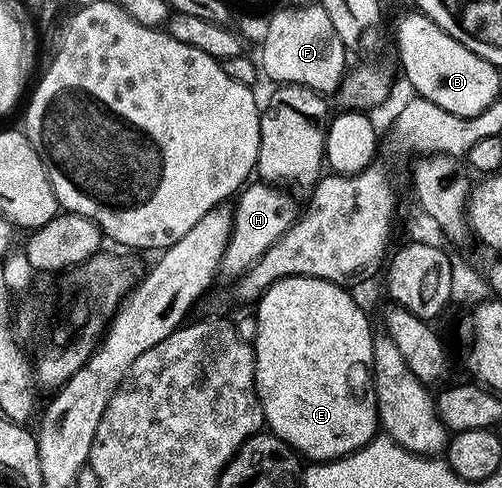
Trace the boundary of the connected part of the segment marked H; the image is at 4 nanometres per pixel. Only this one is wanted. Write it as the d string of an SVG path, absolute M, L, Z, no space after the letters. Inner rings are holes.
M254 180L237 195L233 205L234 227L222 257L220 270L223 275L226 273L230 280L236 280L244 271L252 268L252 264L256 264L256 260L260 260L260 256L264 256L264 252L268 252L268 248L272 248L272 244L284 236L284 232L288 232L300 213L300 206L294 203L290 194L293 193L269 182Z

